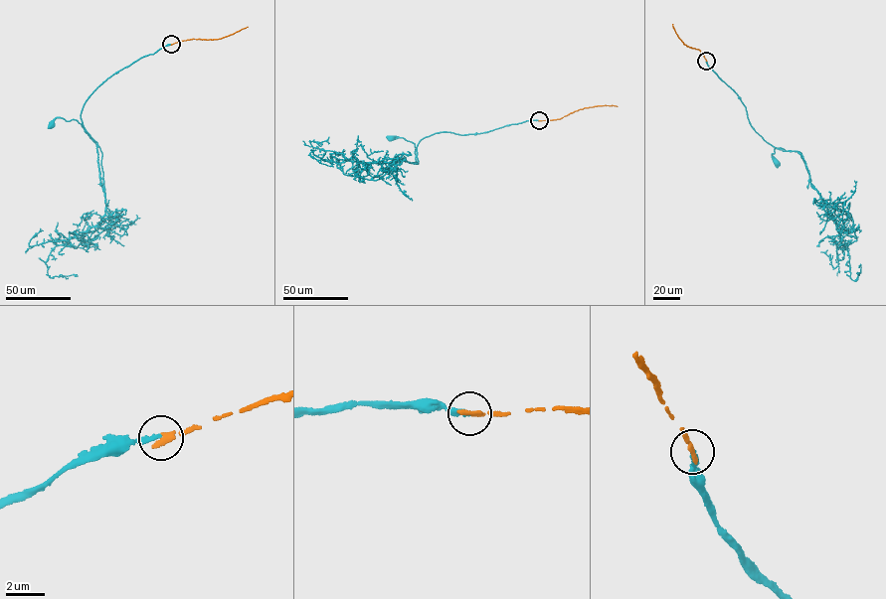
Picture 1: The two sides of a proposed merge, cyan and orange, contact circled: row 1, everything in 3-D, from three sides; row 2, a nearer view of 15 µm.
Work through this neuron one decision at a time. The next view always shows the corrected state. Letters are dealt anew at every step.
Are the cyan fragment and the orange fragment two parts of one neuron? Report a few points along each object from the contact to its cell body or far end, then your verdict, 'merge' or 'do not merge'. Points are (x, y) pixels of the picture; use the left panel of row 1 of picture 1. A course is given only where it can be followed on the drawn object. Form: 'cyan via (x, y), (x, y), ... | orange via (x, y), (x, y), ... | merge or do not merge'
cyan via (171, 44), (116, 72), (86, 100), (81, 117), (97, 147), (78, 121), (58, 117), (51, 125) | orange via (171, 44), (192, 39), (221, 39), (248, 26) | do not merge

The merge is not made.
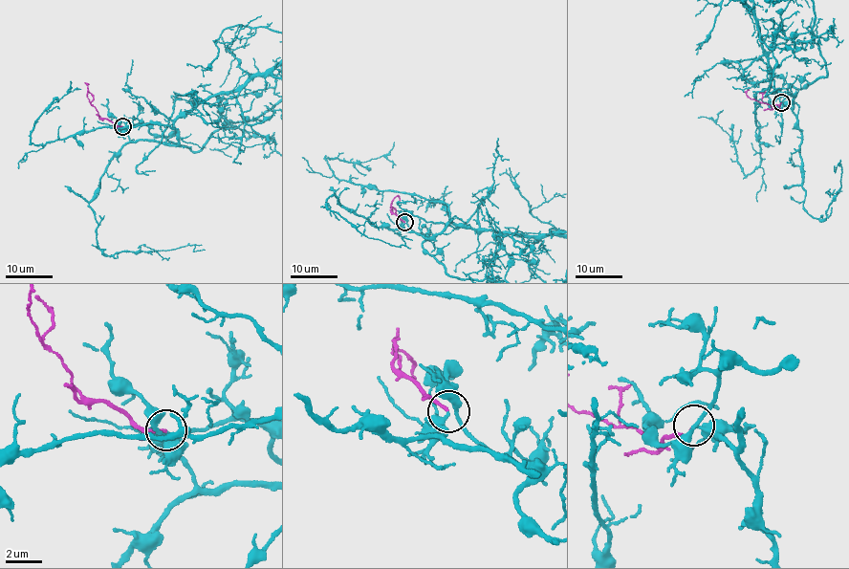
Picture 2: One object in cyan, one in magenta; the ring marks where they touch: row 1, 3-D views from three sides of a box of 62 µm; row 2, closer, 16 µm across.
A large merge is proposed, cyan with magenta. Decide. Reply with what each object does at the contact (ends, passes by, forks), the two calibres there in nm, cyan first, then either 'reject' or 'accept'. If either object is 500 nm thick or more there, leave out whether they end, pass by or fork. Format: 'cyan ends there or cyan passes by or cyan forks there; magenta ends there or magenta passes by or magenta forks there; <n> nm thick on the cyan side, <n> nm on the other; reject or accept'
cyan forks there; magenta ends there; 240 nm thick on the cyan side, 160 nm on the other; accept

